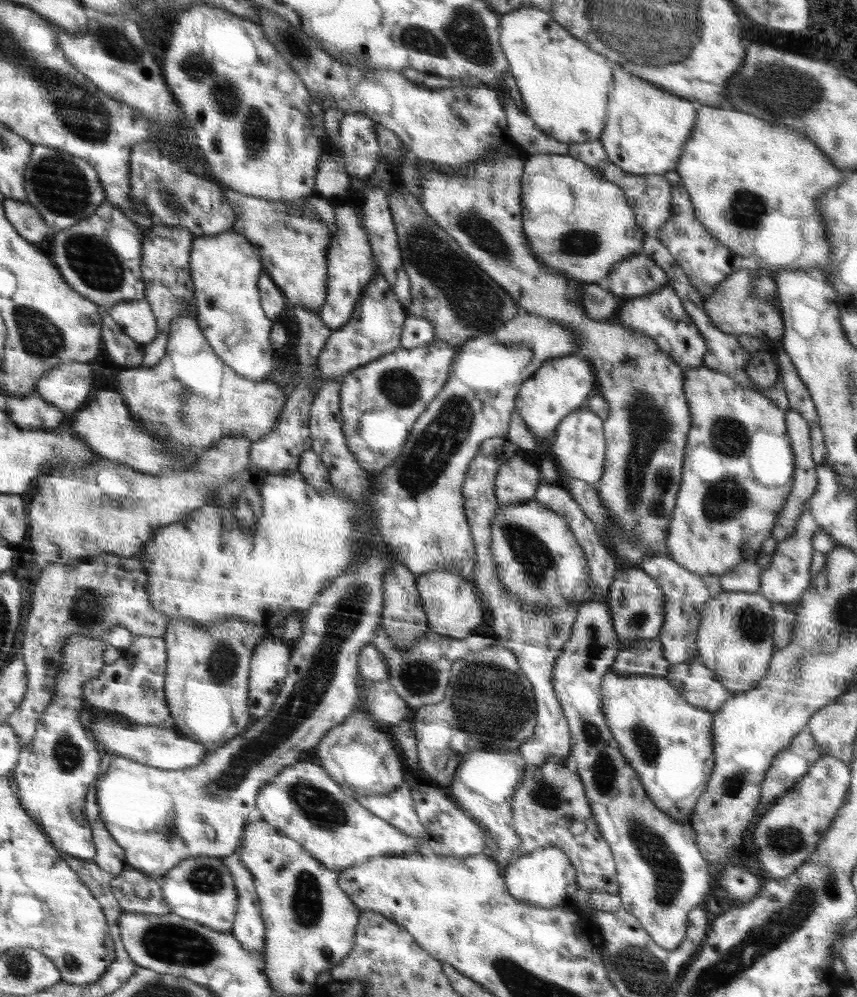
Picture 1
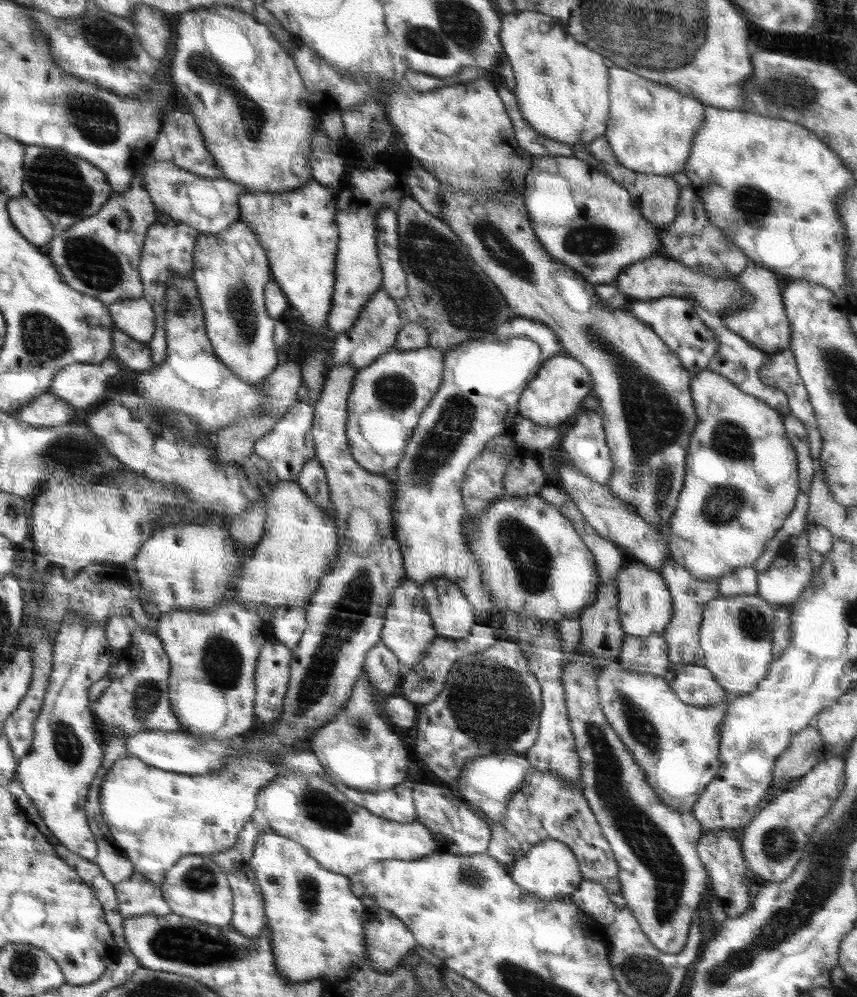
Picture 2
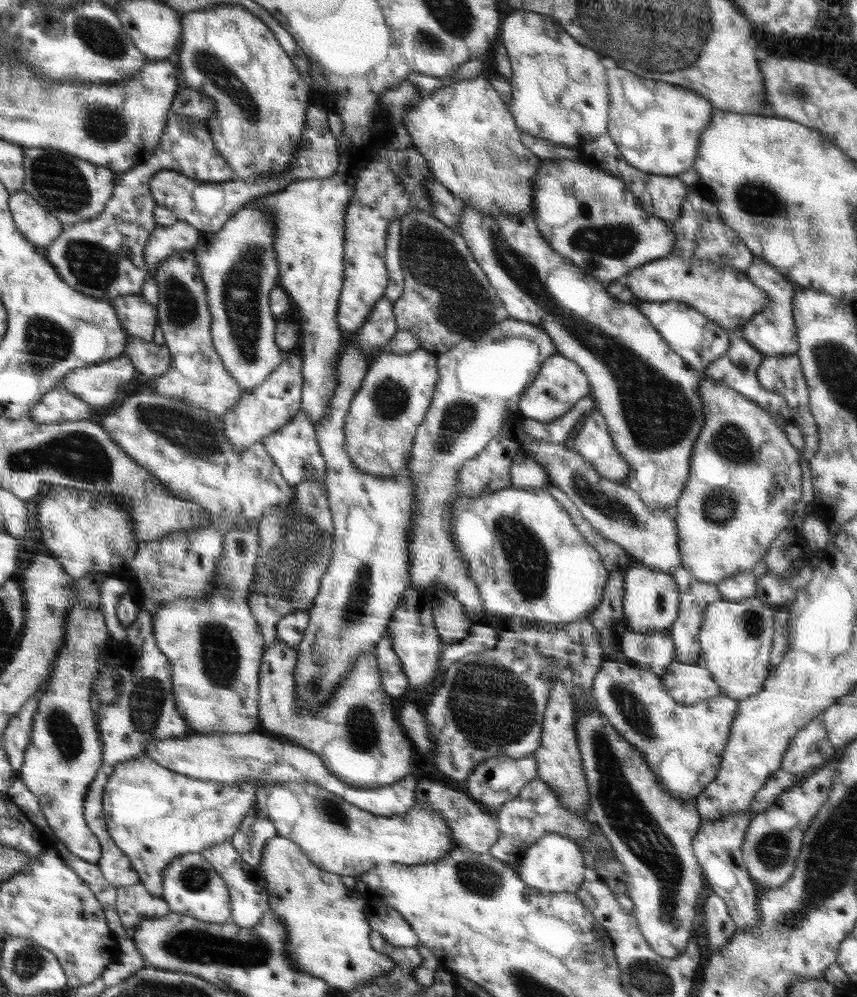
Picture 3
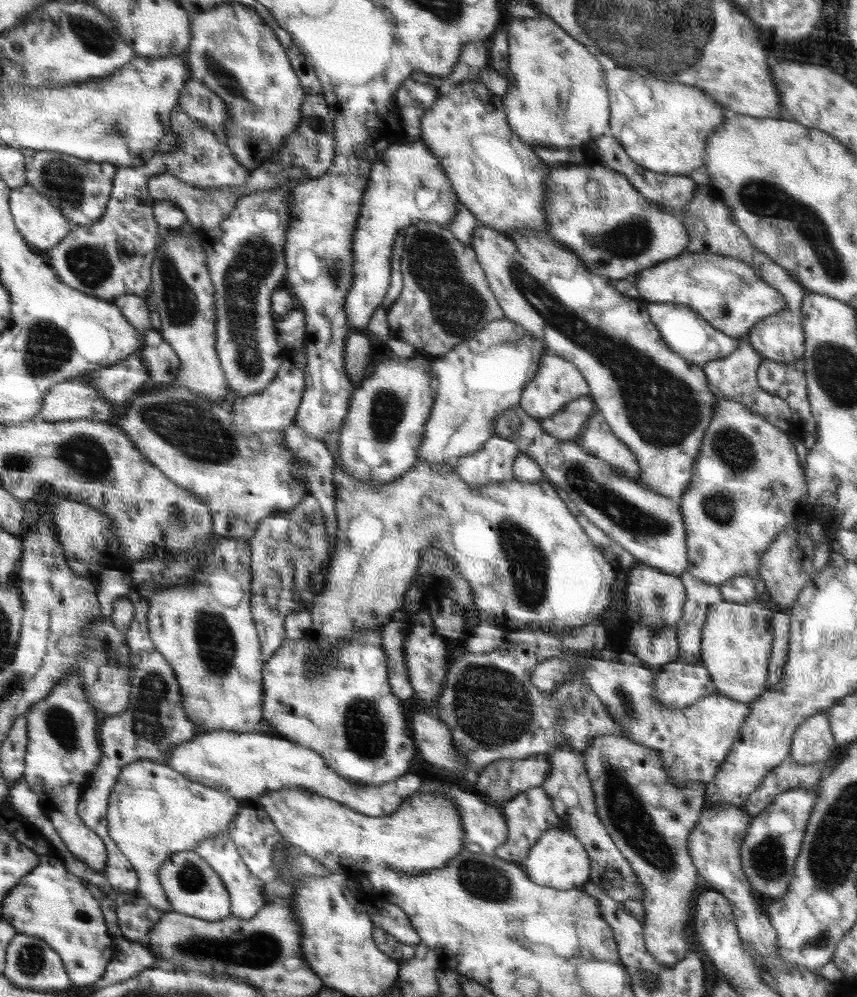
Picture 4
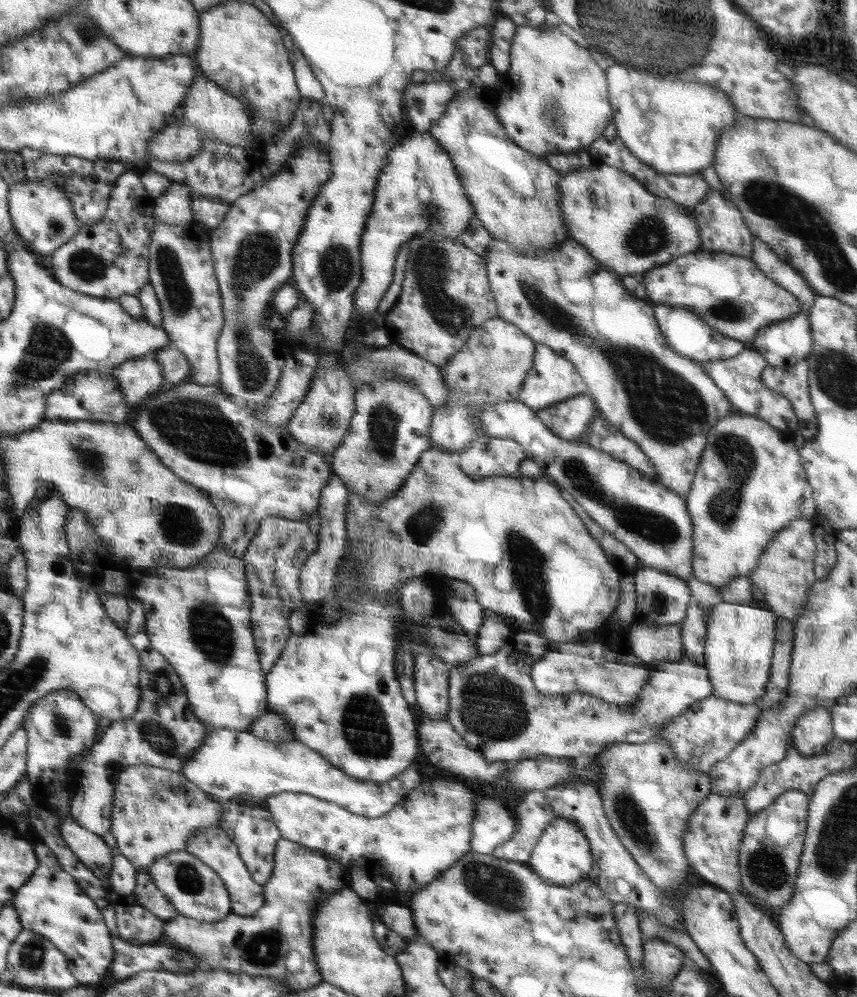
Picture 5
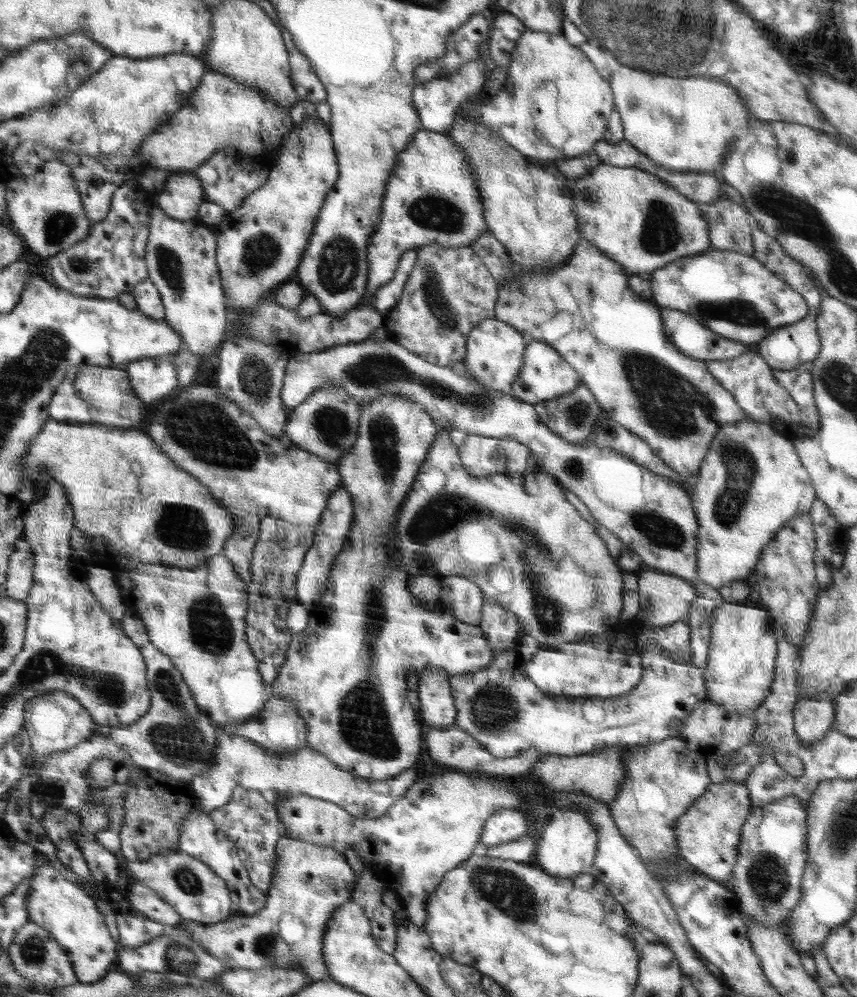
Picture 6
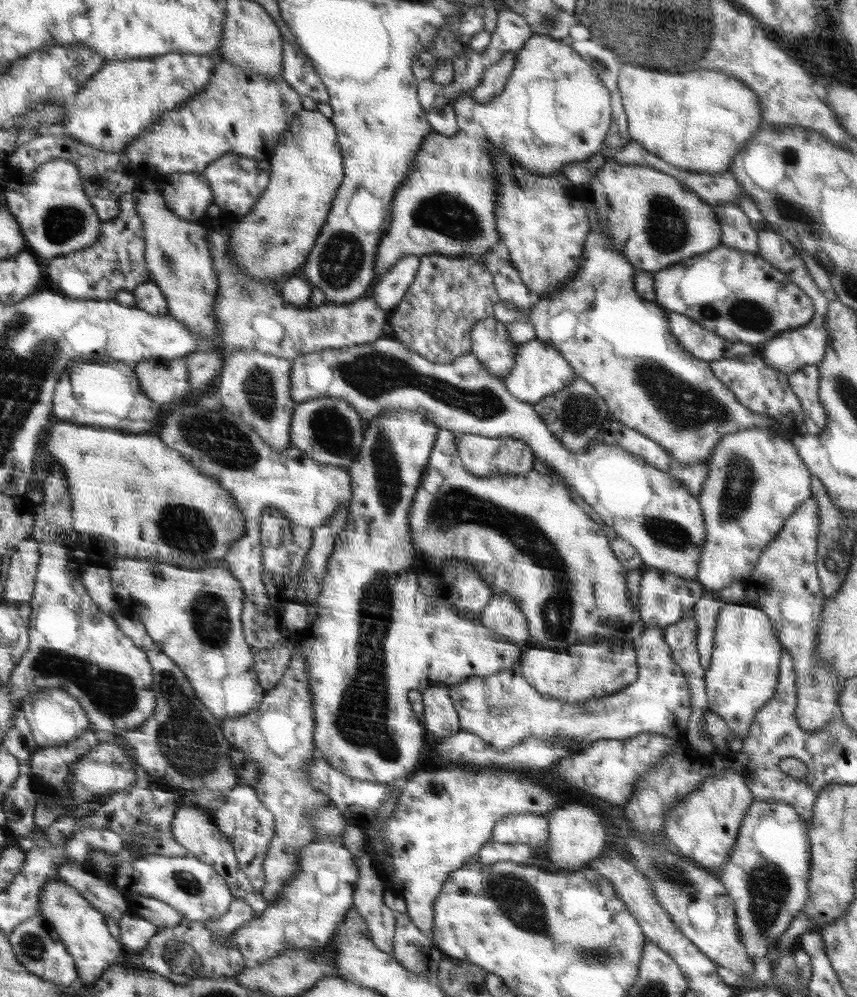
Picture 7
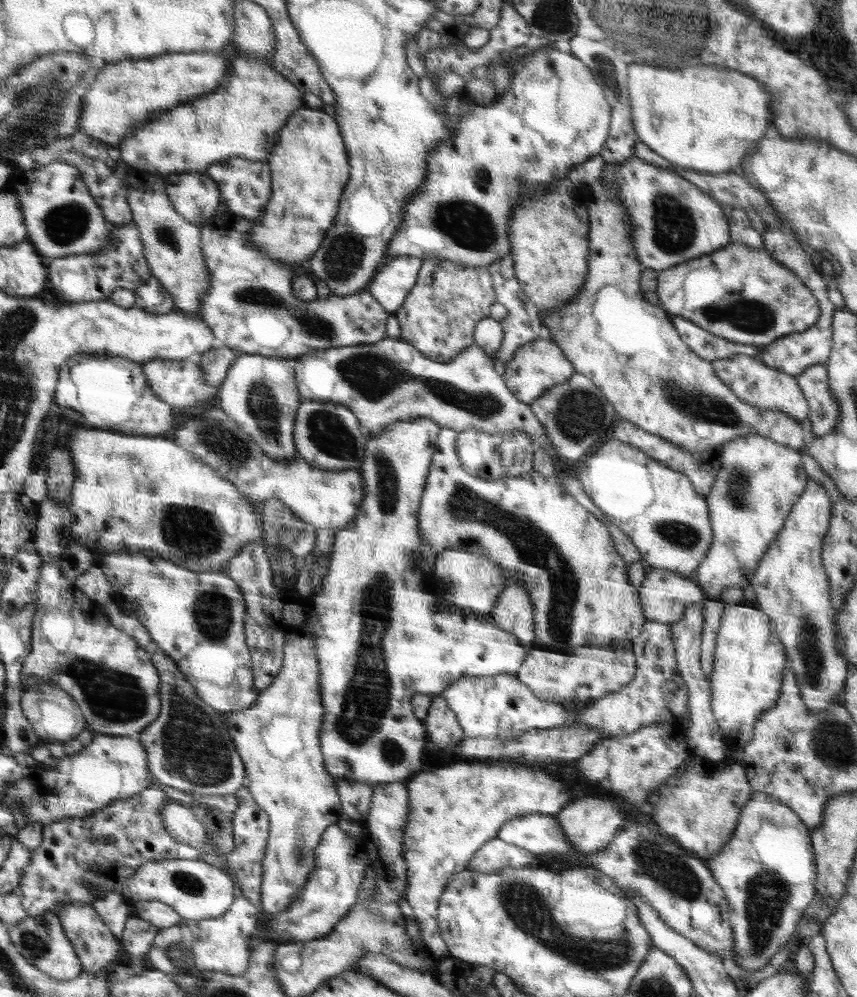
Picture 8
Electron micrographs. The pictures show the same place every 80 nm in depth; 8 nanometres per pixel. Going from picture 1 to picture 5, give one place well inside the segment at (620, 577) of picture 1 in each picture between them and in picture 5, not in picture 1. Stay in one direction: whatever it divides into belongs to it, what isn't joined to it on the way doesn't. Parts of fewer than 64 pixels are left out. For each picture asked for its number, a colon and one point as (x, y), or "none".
2: (645, 603)
3: (651, 597)
4: (653, 598)
5: (661, 598)

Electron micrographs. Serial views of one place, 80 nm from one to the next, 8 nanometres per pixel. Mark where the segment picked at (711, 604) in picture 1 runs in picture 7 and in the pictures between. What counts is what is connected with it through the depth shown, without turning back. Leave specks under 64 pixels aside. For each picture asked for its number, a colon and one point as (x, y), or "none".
2: (735, 637)
3: (736, 637)
4: (737, 638)
5: (739, 642)
6: (742, 653)
7: (743, 673)

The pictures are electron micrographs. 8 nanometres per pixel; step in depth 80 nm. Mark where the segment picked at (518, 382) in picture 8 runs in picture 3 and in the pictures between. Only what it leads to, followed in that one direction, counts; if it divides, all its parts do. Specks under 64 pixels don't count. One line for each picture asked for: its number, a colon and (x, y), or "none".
3: (561, 383)
4: (557, 382)
5: (552, 379)
6: (545, 375)
7: (540, 369)

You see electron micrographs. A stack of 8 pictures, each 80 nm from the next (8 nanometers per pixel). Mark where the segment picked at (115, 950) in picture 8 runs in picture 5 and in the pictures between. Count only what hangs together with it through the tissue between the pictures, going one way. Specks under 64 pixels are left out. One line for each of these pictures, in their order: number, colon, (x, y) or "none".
5: (51, 903)
6: (62, 907)
7: (83, 929)

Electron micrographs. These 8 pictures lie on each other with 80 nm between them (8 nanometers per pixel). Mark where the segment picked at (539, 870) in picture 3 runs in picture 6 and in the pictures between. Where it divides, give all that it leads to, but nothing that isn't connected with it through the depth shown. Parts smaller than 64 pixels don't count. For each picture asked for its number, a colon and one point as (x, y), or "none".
4: (560, 860)
5: (563, 855)
6: (569, 843)

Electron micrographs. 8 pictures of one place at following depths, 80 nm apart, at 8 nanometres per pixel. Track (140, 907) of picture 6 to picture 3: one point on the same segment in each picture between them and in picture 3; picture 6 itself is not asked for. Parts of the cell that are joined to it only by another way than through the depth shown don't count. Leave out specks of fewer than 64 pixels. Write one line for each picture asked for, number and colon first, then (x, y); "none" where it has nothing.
3: (154, 815)
4: (154, 812)
5: (155, 812)

